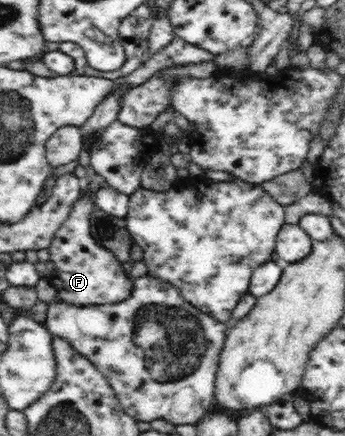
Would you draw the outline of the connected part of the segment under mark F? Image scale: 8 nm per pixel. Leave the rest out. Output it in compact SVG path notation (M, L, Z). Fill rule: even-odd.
M81 192L73 204L69 217L60 225L48 247L50 258L46 262L47 280L56 288L57 300L72 305L110 305L130 298L132 278L112 251L94 241L90 235L89 218L96 209L94 196Z

